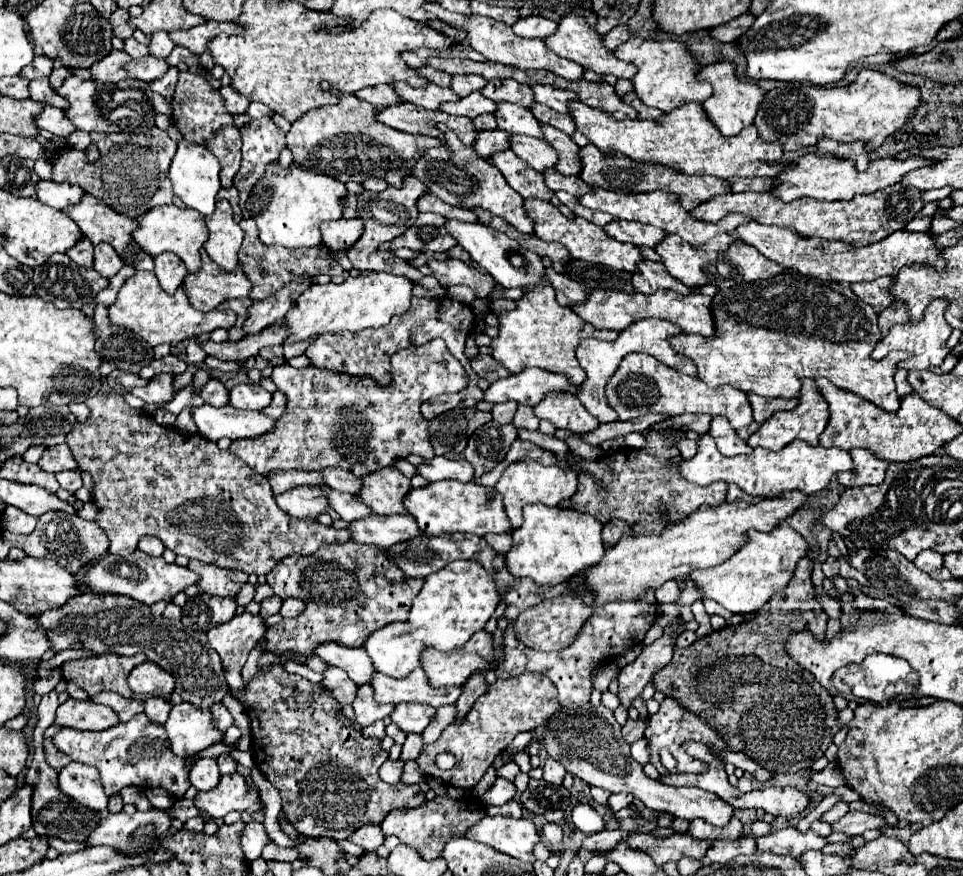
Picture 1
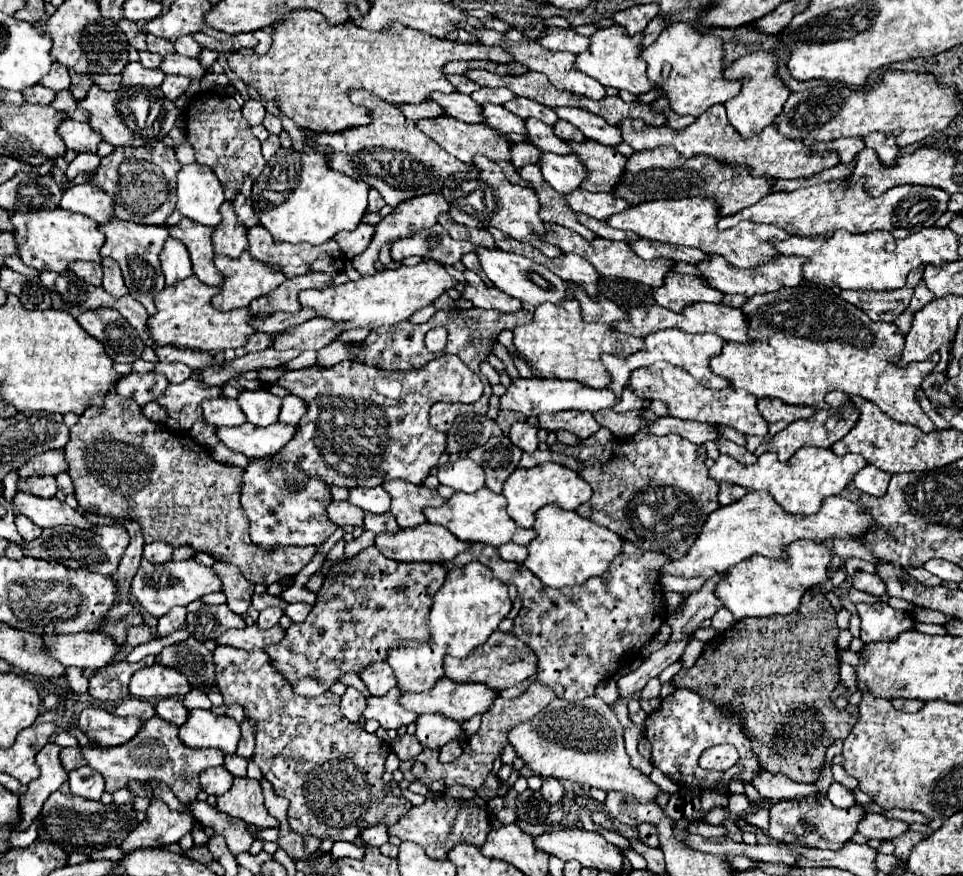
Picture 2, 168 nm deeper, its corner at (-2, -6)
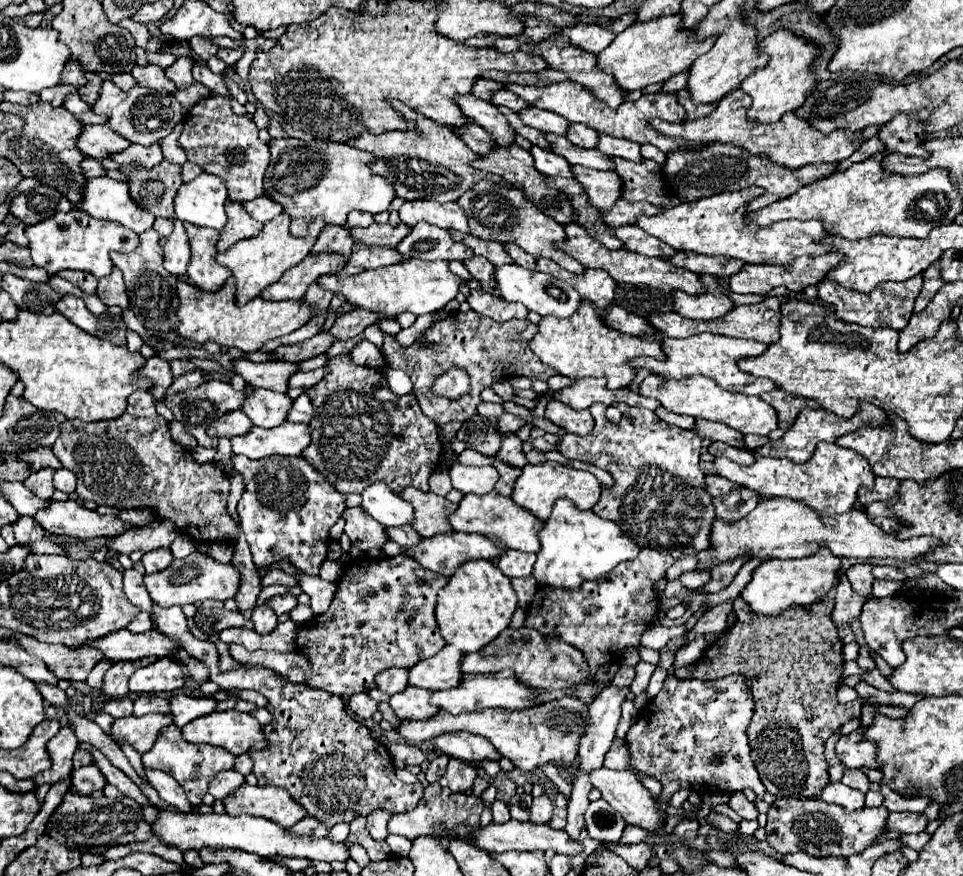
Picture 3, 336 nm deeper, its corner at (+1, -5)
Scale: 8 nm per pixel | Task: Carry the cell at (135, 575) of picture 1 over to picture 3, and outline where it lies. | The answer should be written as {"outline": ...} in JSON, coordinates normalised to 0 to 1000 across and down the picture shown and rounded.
{"outline":[[[200,629],[190,638],[182,638],[182,643],[171,652],[165,652],[163,656],[151,656],[151,670],[161,688],[165,688],[167,693],[180,693],[213,684],[240,684],[248,672],[248,661],[250,654],[242,643],[229,643],[209,629]]]}

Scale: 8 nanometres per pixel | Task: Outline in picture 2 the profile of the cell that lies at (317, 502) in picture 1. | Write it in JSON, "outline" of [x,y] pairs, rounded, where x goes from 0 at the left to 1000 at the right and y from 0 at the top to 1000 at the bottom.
{"outline":[[[345,571],[341,575],[341,589],[347,598],[357,600],[357,598],[366,598],[366,600],[376,600],[376,591],[378,584],[370,578],[366,578],[361,571]]]}

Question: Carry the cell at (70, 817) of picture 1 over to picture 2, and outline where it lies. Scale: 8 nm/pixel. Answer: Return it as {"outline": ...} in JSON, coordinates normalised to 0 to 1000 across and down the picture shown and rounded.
{"outline":[[[66,893],[44,920],[39,957],[46,961],[62,963],[62,968],[66,968],[71,975],[73,973],[96,975],[110,966],[123,966],[125,959],[129,959],[129,952],[133,952],[141,941],[143,941],[143,936],[141,936],[139,922],[120,920],[118,916],[110,920],[106,916],[87,913],[83,909],[77,909],[73,904],[71,893]]]}

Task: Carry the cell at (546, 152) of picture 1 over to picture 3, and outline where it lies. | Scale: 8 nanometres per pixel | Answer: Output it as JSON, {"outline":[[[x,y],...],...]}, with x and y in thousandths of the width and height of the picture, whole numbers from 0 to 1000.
{"outline":[[[595,191],[595,197],[620,239],[634,239],[647,225],[647,207],[639,195]]]}

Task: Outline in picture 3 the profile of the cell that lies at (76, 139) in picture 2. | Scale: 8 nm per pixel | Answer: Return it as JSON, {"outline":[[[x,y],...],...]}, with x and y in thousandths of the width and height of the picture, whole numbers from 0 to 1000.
{"outline":[[[90,143],[80,161],[80,168],[97,182],[111,182],[119,175],[130,172],[134,166],[136,161],[132,161],[111,143]]]}

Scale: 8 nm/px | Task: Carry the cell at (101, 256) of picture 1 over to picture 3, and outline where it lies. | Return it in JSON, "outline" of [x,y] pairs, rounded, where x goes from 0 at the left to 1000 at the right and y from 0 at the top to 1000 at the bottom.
{"outline":[[[121,305],[117,307],[117,312],[113,316],[103,318],[101,337],[111,350],[121,348],[126,353],[134,353],[134,339],[132,339],[132,332],[130,332],[128,314],[126,314],[126,309]]]}

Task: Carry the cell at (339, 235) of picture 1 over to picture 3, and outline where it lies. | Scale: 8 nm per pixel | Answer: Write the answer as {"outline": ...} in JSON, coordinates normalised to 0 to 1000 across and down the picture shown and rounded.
{"outline":[[[387,255],[379,261],[371,259],[364,264],[364,271],[369,277],[379,277],[379,280],[402,280],[402,282],[412,282],[416,277],[416,273],[421,273],[425,268],[427,259],[421,257],[421,255],[414,255],[412,259],[400,255],[400,257],[394,257],[394,255]]]}

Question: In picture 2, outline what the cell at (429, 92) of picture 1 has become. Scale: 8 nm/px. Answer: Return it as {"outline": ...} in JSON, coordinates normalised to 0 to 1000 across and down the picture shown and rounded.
{"outline":[[[449,105],[447,114],[455,116],[459,121],[461,130],[467,132],[467,135],[474,135],[474,137],[480,137],[480,139],[488,139],[488,142],[501,139],[498,121],[484,107],[478,107],[478,105],[469,105],[469,107]]]}

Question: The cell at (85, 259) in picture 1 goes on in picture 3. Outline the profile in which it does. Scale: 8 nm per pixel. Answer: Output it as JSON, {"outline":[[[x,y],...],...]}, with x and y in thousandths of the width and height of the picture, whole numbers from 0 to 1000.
{"outline":[[[61,309],[59,312],[63,318],[80,325],[86,334],[92,334],[92,337],[99,337],[101,332],[101,318],[88,309]]]}

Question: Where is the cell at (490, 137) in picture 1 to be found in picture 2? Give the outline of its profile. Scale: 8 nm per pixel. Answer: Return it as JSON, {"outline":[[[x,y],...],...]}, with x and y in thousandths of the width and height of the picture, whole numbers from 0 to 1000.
{"outline":[[[530,162],[530,185],[536,192],[542,192],[546,187],[557,187],[557,183],[561,183],[561,171],[552,169],[546,162]]]}

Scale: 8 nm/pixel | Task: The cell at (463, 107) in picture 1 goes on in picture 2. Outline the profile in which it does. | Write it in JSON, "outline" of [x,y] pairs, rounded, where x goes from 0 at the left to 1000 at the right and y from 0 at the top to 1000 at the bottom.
{"outline":[[[515,119],[501,121],[501,139],[519,153],[528,153],[528,151],[544,153],[544,137],[528,126],[523,126],[521,121],[515,121]]]}

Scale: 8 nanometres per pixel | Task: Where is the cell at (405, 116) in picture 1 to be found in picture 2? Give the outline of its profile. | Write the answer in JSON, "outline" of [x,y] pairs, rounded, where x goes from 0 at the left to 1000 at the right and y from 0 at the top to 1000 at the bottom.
{"outline":[[[455,132],[455,135],[442,135],[442,137],[434,137],[432,139],[432,146],[436,146],[442,155],[447,155],[451,162],[455,162],[461,171],[465,171],[469,178],[474,178],[476,183],[480,185],[490,185],[490,178],[492,176],[503,176],[507,178],[511,185],[515,185],[523,201],[530,205],[530,208],[536,208],[536,210],[544,210],[544,205],[540,205],[536,201],[536,192],[530,187],[530,174],[528,174],[528,160],[525,155],[519,155],[515,148],[511,148],[509,144],[505,142],[484,142],[484,139],[478,139],[478,137],[469,137],[465,132]]]}

